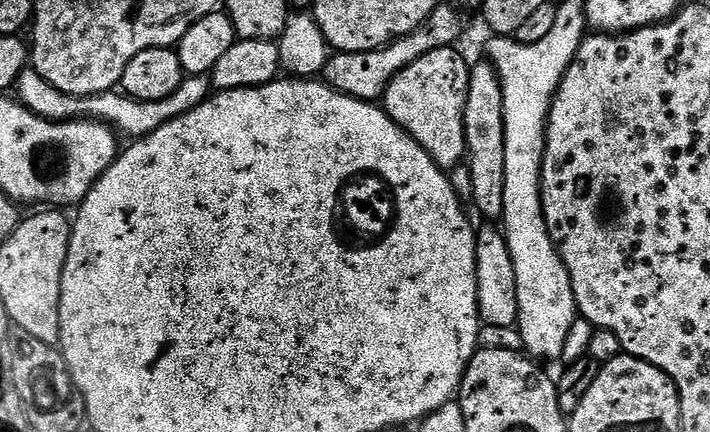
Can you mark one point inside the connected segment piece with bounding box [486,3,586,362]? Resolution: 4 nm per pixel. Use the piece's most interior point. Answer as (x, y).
(529, 73)

